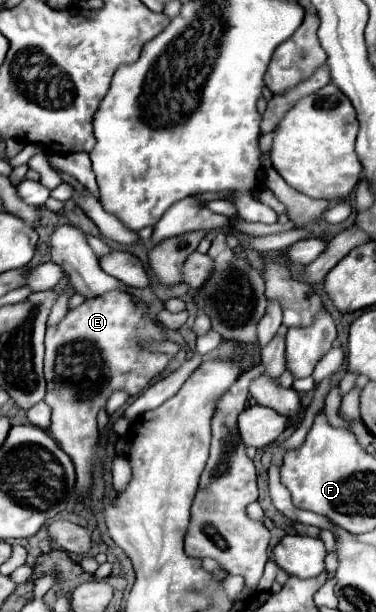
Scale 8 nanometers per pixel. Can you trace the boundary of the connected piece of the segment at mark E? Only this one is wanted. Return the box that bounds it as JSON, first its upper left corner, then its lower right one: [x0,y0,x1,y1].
[45,292,171,494]

